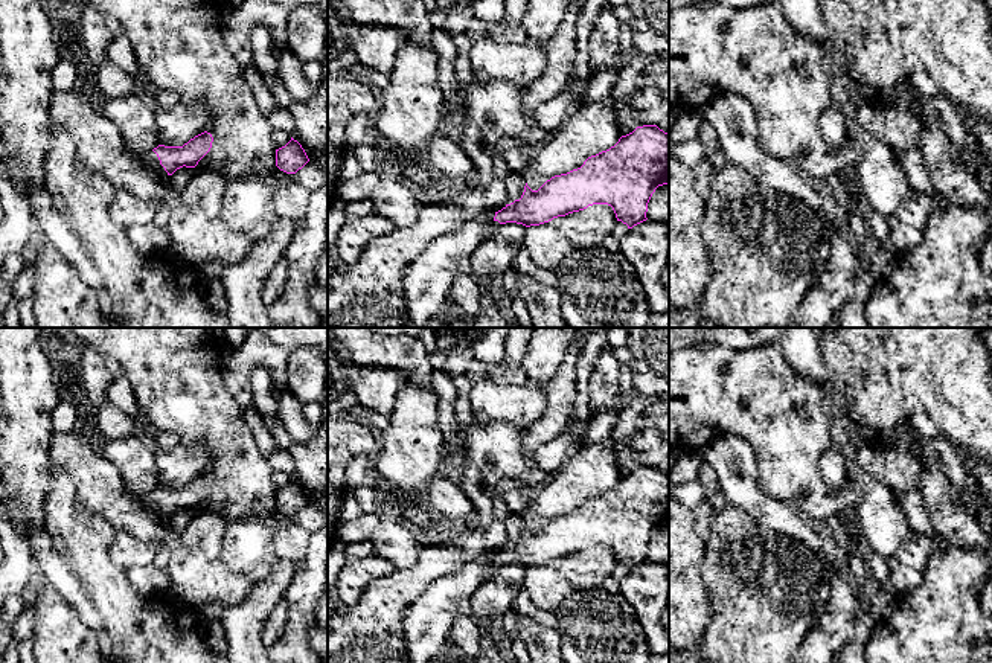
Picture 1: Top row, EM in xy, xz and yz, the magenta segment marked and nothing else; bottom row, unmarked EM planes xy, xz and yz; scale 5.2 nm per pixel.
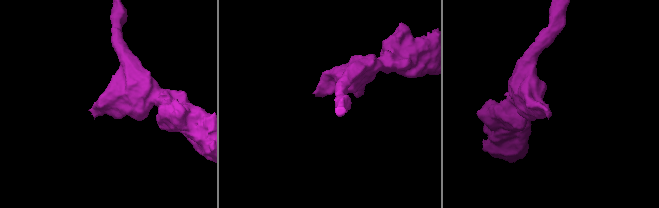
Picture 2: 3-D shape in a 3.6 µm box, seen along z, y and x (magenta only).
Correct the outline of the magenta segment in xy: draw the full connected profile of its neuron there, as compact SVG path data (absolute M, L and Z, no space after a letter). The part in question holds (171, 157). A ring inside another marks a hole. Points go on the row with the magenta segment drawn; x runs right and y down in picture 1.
M204 131L183 146L158 145L151 152L142 155L142 162L155 169L162 178L169 181L171 175L177 169L183 166L195 168L198 162L210 151L212 142L212 134Z

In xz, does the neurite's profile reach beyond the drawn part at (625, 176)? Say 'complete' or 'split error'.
split error

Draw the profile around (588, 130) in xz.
M610 94L585 107L574 105L562 127L532 149L524 180L538 191L552 177L578 169L588 157L610 149L620 137Z

